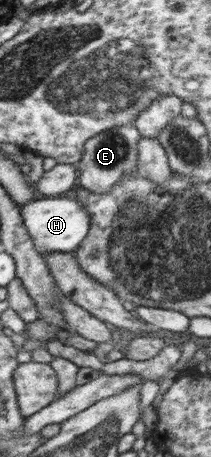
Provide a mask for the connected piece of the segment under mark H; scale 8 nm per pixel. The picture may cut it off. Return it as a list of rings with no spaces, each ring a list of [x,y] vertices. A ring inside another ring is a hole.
[[[56,197],[34,199],[18,206],[22,214],[22,222],[33,241],[35,250],[41,255],[51,253],[73,253],[79,248],[91,226],[90,214],[76,199]]]

